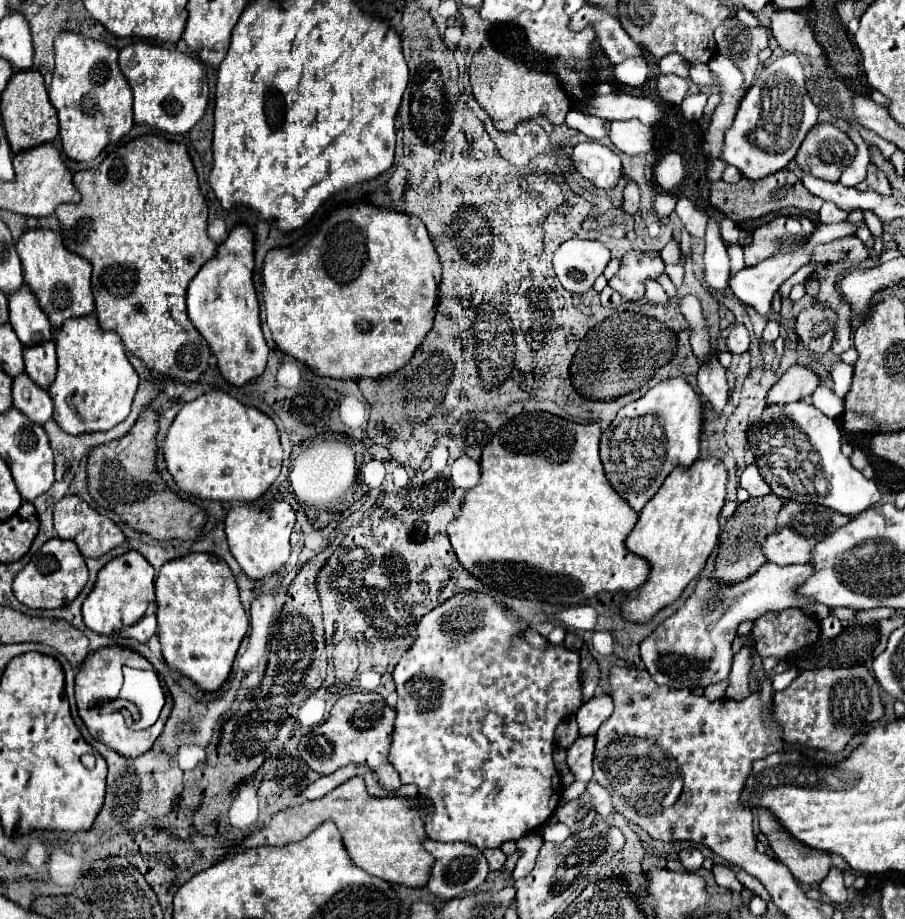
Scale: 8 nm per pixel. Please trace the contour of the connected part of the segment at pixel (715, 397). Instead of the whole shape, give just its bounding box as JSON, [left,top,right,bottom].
[698,349,728,415]

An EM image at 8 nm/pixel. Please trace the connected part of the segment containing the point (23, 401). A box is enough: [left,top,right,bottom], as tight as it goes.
[12,373,52,425]

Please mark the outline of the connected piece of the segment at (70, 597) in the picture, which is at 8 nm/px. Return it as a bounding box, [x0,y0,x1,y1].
[12,537,88,609]

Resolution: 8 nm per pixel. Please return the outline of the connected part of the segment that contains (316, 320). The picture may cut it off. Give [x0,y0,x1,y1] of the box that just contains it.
[262,201,440,379]

